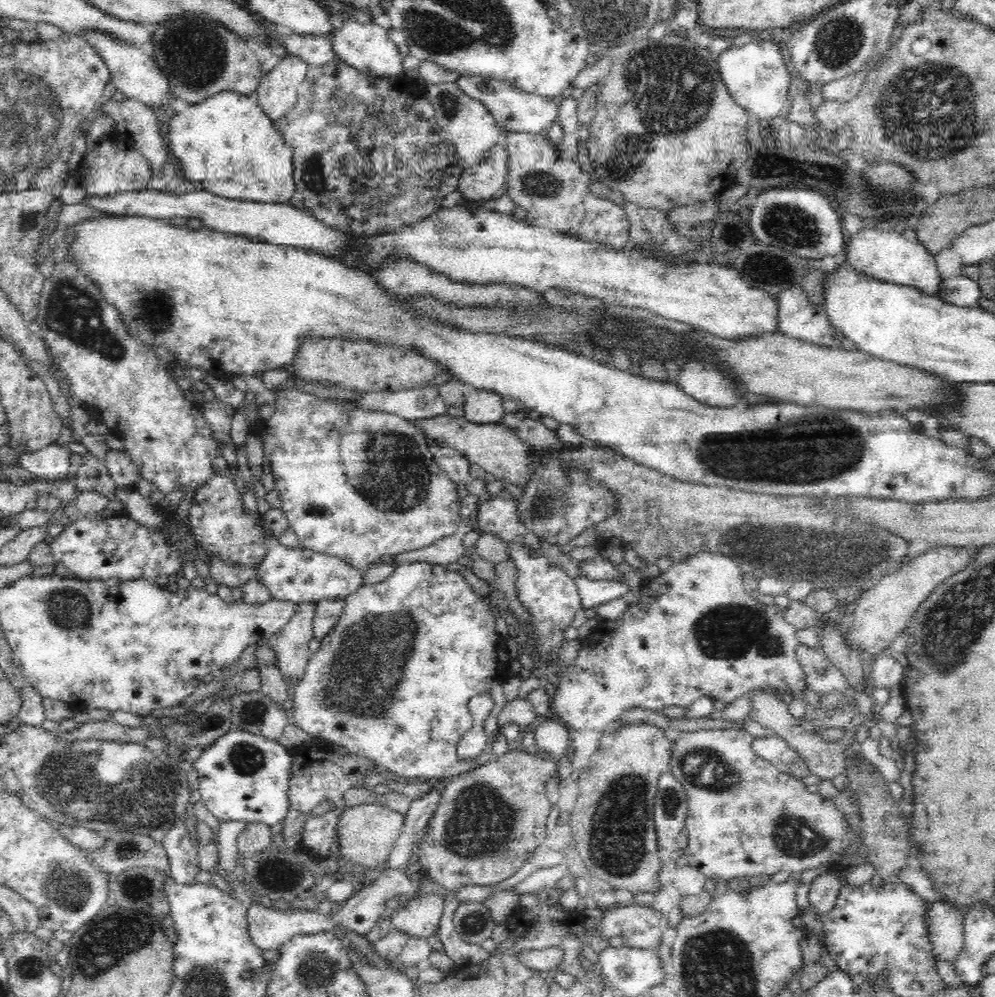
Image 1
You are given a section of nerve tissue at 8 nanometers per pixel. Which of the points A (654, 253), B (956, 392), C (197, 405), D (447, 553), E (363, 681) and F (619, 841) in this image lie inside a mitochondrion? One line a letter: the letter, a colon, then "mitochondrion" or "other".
A: other
B: other
C: other
D: other
E: mitochondrion
F: mitochondrion

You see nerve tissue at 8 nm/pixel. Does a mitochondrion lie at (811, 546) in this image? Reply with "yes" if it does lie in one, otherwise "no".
yes

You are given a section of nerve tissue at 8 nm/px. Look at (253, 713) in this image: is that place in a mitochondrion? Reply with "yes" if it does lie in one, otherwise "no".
yes

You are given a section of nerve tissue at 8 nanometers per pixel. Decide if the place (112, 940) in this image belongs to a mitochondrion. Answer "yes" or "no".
yes

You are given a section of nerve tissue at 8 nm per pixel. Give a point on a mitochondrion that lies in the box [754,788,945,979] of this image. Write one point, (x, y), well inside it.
(798, 838)

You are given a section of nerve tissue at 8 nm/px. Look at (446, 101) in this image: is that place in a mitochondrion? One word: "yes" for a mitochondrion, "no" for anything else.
yes

